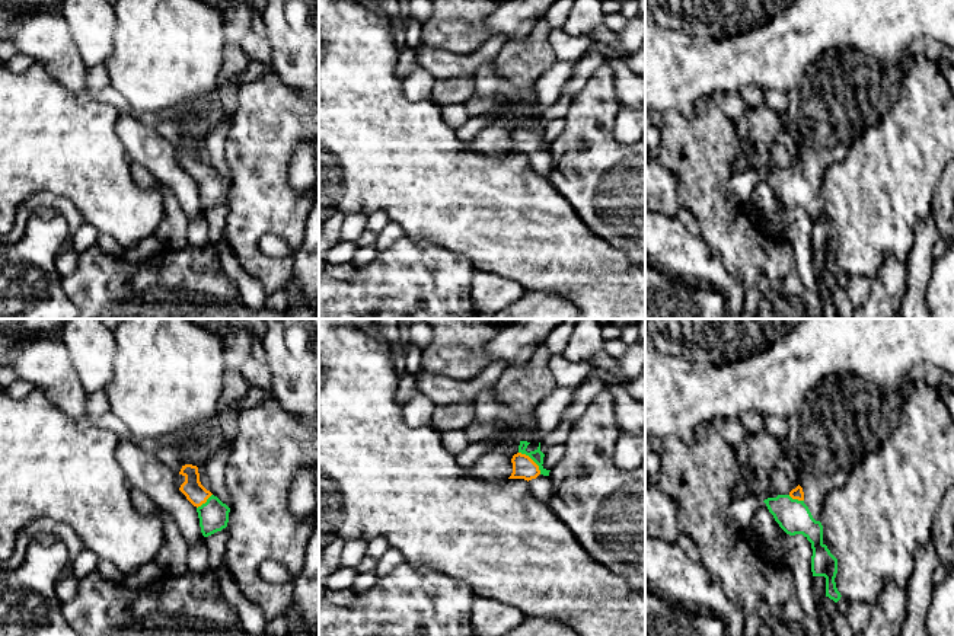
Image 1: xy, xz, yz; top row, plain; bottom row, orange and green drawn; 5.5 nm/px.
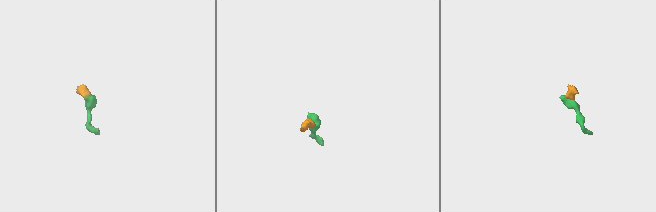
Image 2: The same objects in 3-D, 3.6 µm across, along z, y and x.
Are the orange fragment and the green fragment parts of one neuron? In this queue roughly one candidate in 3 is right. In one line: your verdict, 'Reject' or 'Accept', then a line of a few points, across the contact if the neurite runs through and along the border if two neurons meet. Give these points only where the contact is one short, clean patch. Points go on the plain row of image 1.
Accept

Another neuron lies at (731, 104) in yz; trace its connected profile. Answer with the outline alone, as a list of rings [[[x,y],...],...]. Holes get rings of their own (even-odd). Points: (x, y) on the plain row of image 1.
[[[720,92],[712,95],[714,103],[733,121],[737,114],[743,116],[747,111],[747,105],[743,100],[740,92]]]

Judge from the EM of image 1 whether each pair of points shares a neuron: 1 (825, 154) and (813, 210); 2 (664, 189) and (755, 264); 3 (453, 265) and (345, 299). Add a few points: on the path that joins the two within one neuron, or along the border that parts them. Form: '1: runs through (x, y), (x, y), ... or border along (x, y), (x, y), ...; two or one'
1: runs through (811, 168), (803, 176), (804, 197); one
2: border along (663, 166), (676, 173), (677, 204), (680, 207); two
3: runs through (427, 287), (415, 296), (379, 296), (372, 299); one

